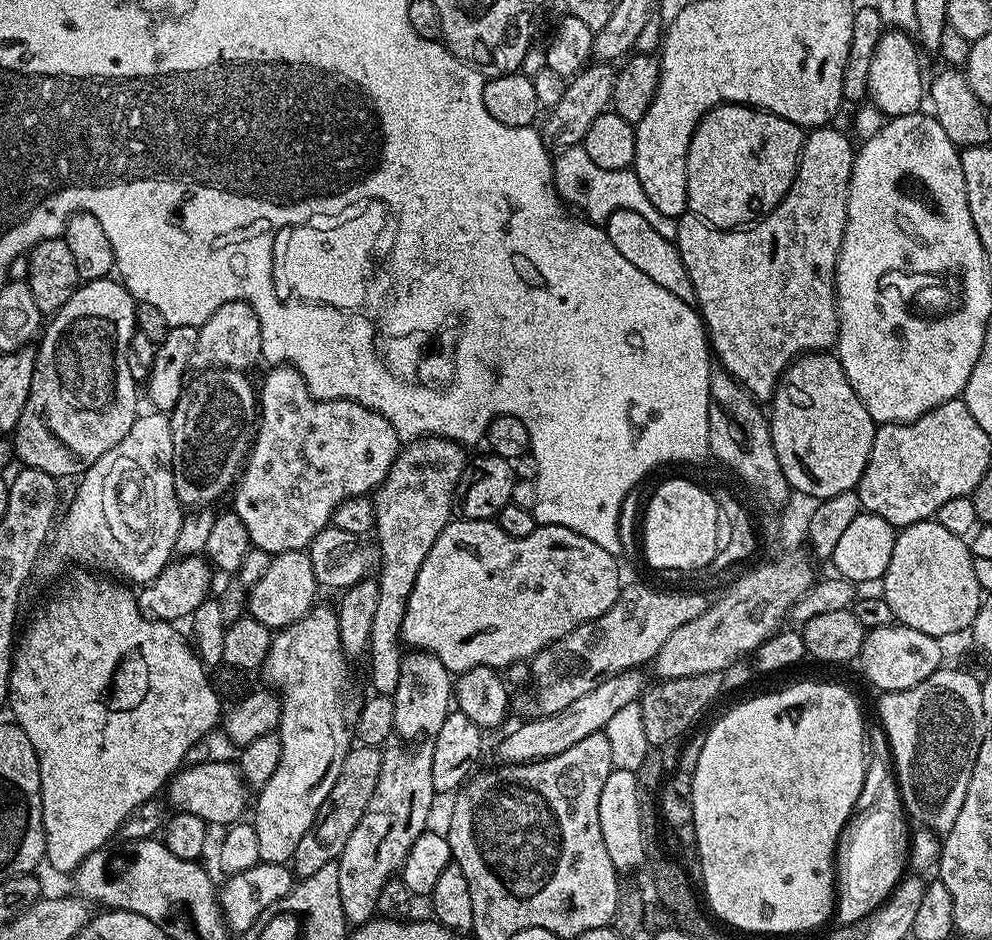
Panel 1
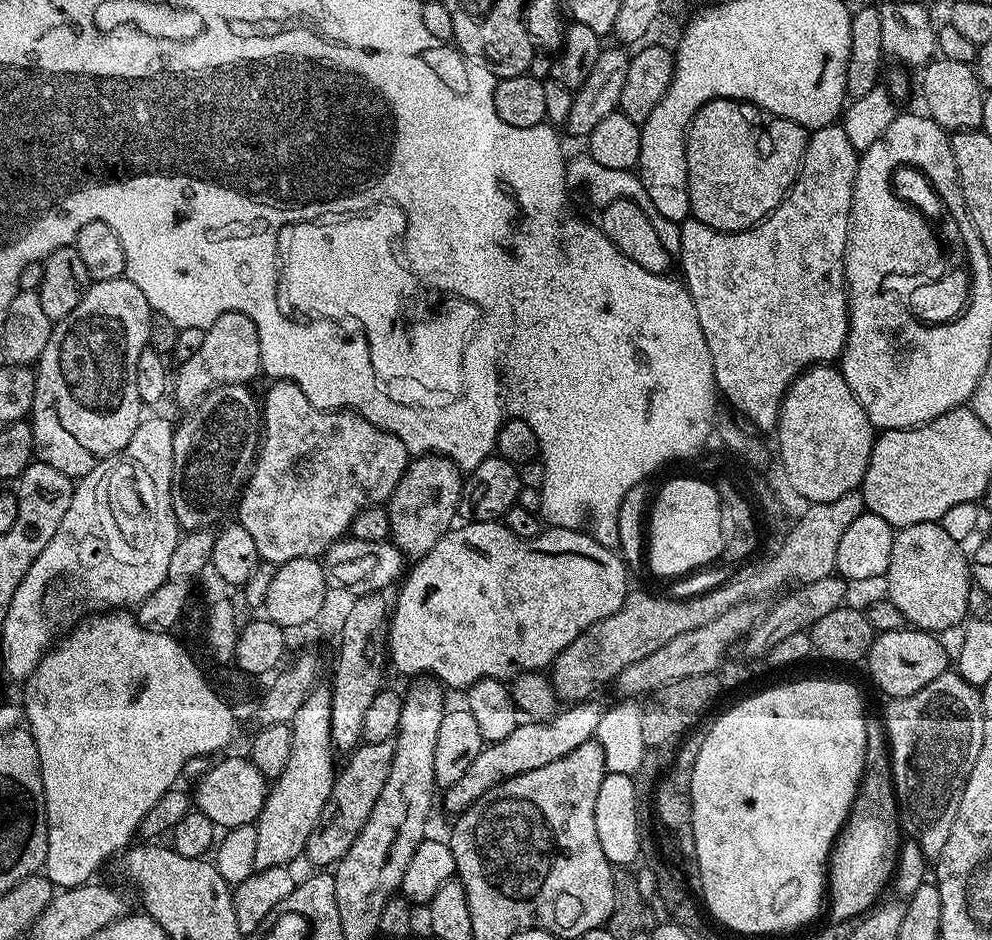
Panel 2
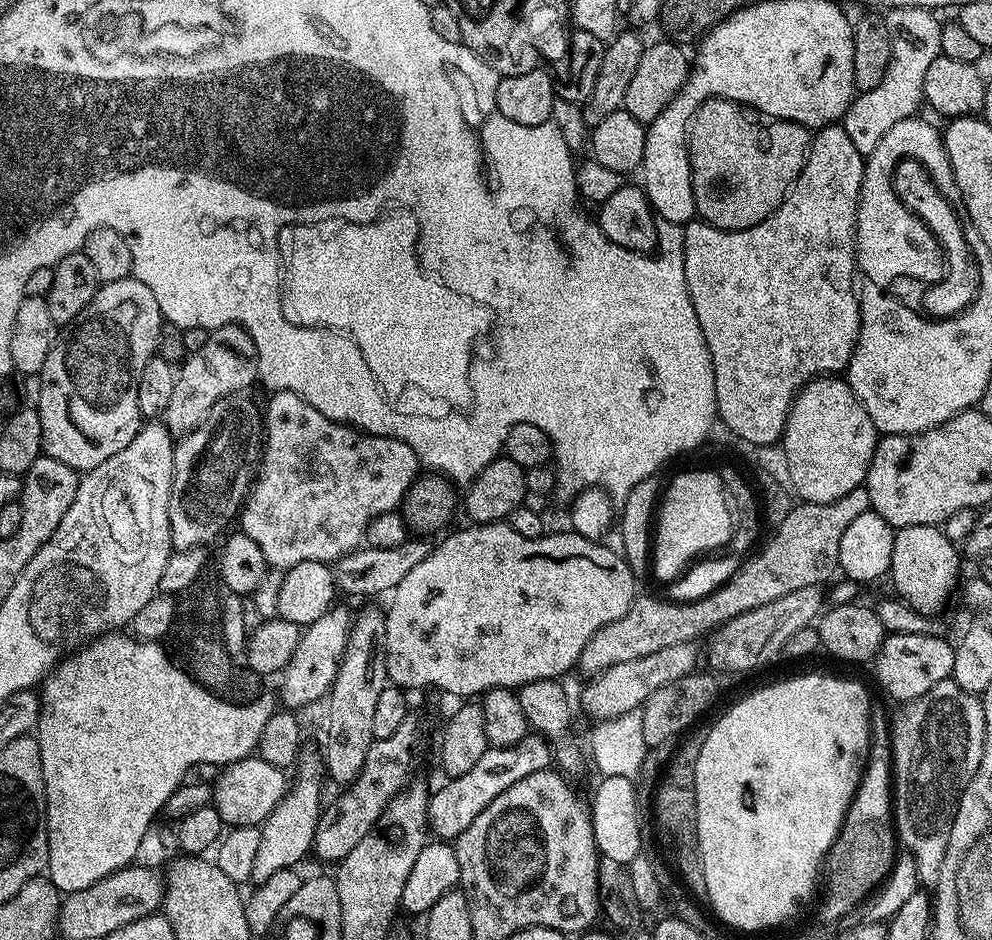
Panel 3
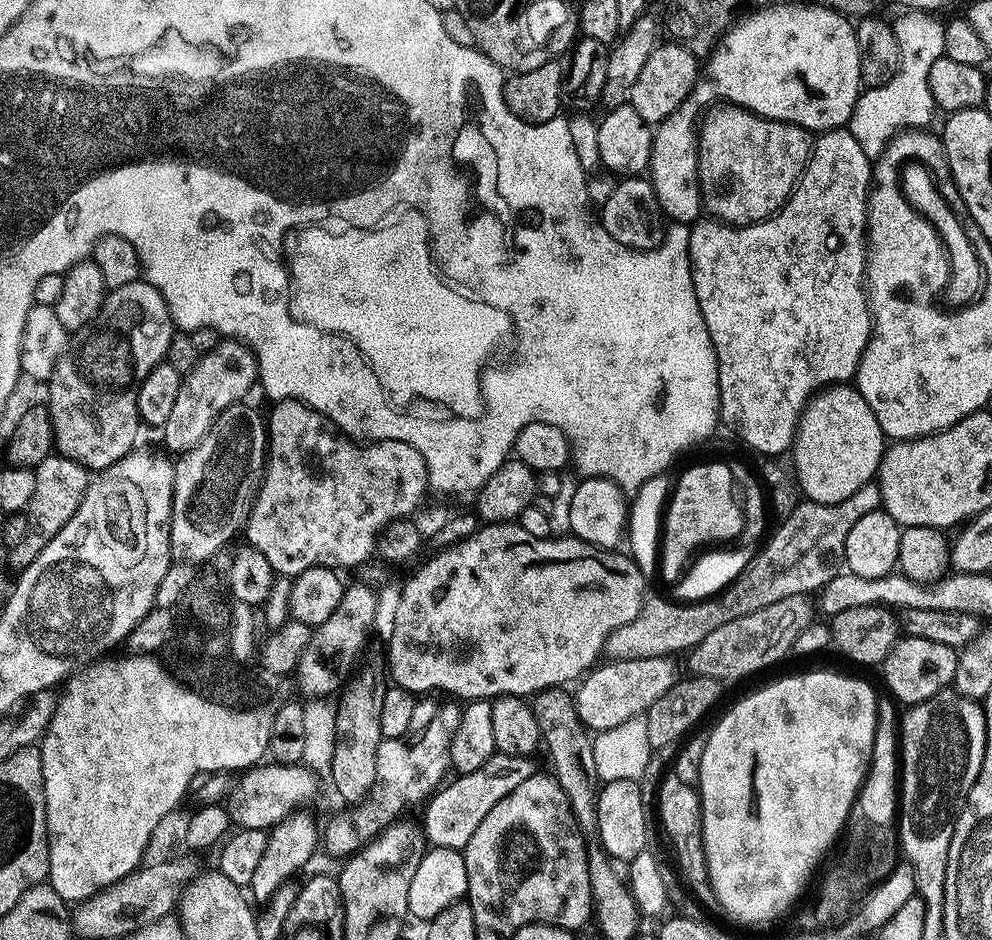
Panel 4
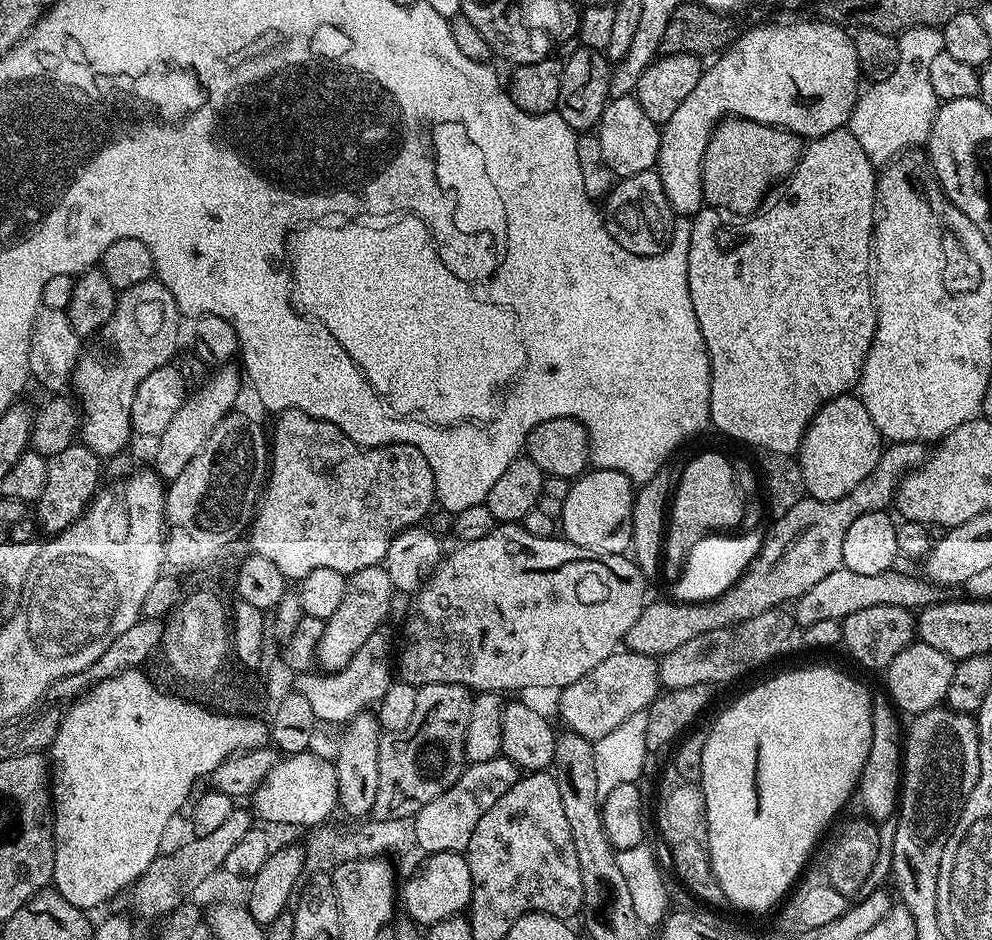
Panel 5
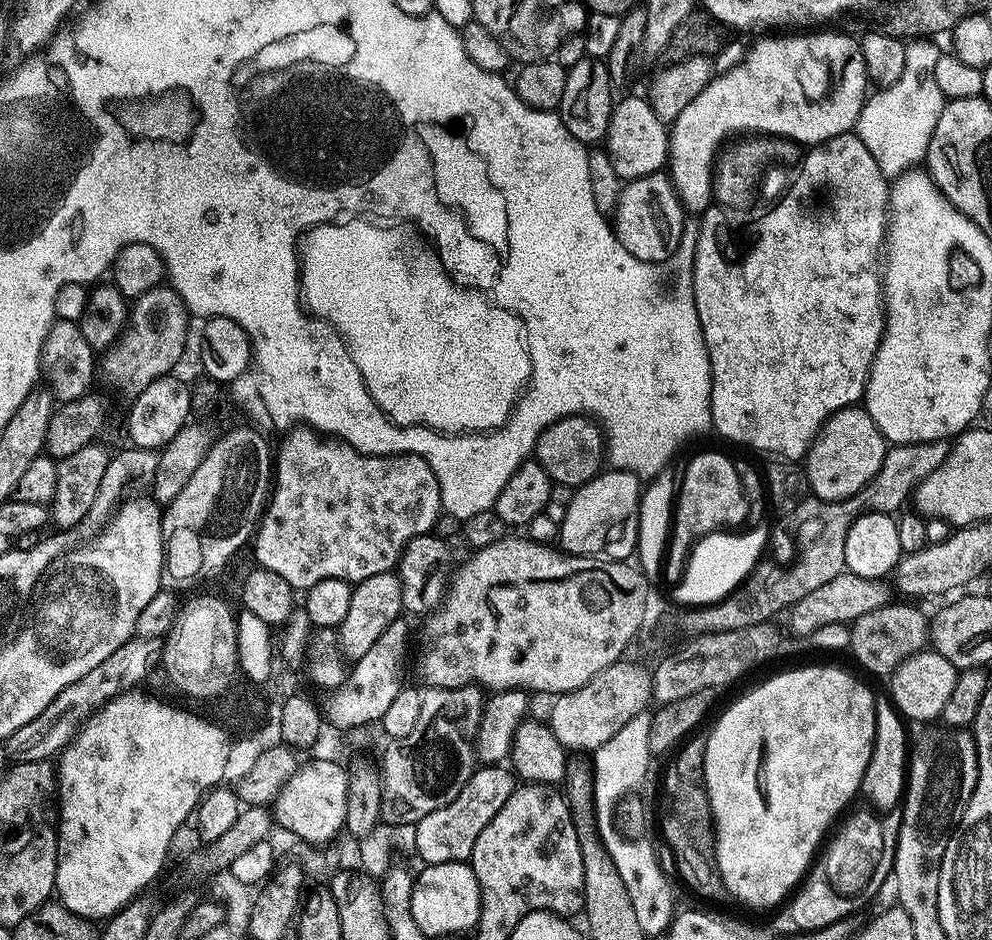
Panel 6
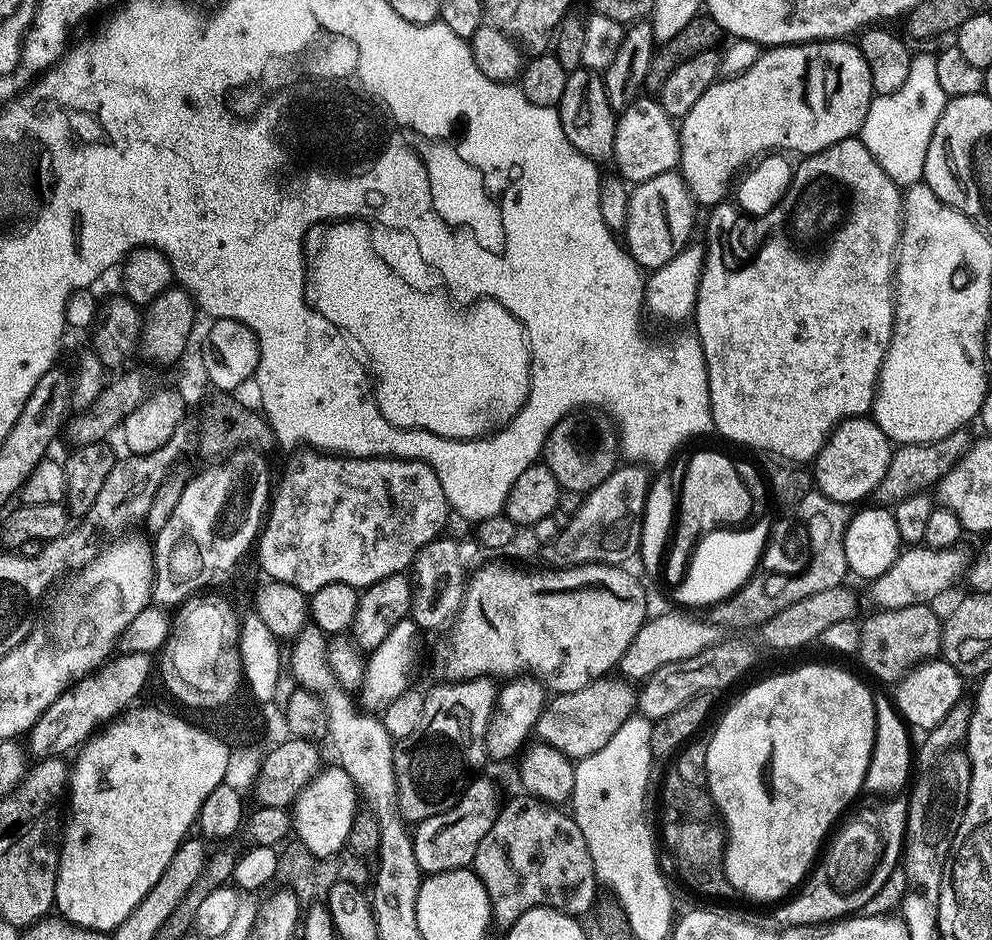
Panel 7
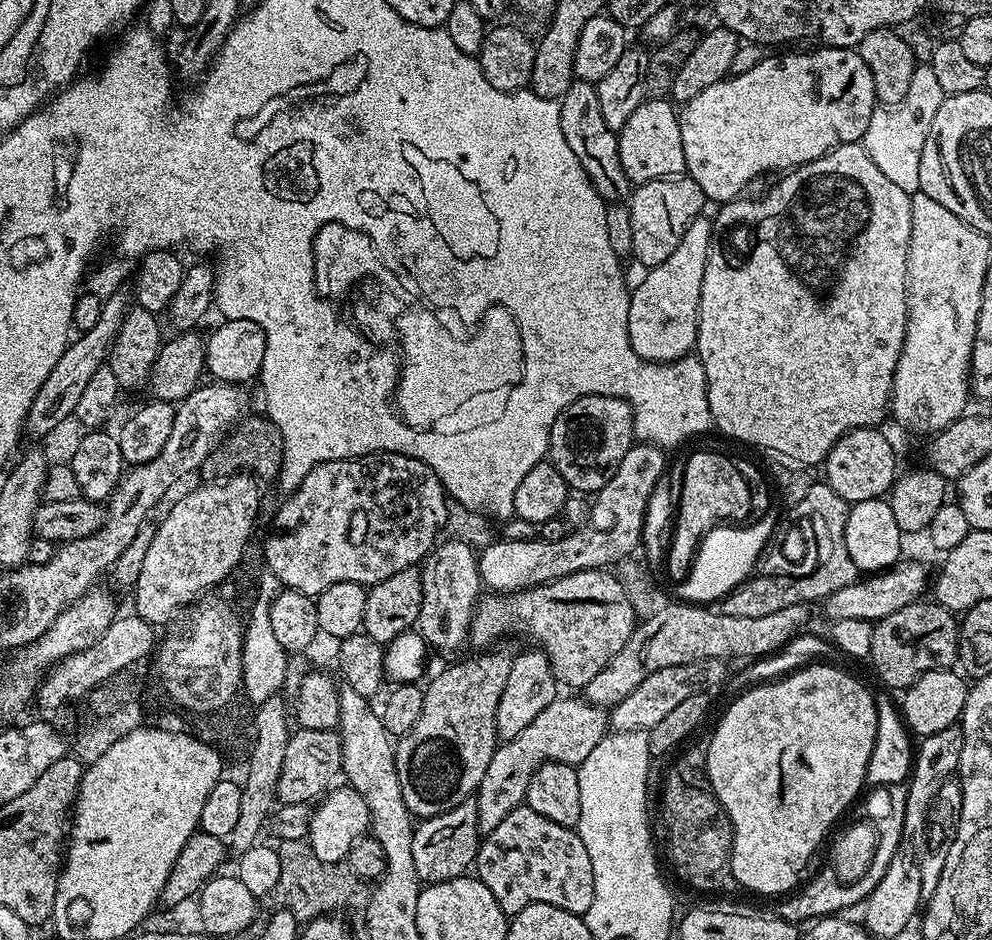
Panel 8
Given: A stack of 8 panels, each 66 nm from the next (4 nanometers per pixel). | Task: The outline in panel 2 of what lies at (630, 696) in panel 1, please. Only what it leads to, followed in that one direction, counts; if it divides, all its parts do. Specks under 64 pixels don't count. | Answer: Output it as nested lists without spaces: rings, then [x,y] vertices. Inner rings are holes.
[[[576,702],[565,710],[557,711],[550,720],[539,722],[517,723],[514,734],[504,738],[497,744],[488,744],[474,758],[474,766],[454,782],[454,786],[443,789],[444,808],[453,814],[465,812],[478,798],[482,798],[495,785],[503,780],[514,778],[518,774],[526,774],[530,770],[542,770],[542,766],[550,766],[550,762],[558,762],[566,754],[578,750],[588,740],[593,739],[598,730],[598,722],[602,708],[592,704],[596,702]]]

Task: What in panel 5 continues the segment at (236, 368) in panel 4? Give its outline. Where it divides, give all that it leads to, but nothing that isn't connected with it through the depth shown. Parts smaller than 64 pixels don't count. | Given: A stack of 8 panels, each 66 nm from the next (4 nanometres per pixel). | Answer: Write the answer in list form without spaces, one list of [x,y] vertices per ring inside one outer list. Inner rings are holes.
[[[224,366],[217,369],[209,377],[204,387],[201,387],[196,393],[196,398],[189,397],[178,414],[174,416],[173,421],[167,426],[167,429],[160,437],[157,437],[156,444],[158,448],[154,456],[156,465],[154,470],[163,481],[171,482],[181,476],[182,470],[189,465],[189,462],[204,448],[210,434],[219,426],[229,412],[239,394],[240,394],[240,376],[241,373],[232,369],[232,366]]]

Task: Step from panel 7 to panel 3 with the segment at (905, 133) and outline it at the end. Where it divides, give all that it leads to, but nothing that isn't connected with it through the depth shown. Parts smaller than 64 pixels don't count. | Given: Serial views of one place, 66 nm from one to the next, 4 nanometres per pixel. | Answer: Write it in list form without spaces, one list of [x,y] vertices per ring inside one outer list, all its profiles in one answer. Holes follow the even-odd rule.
[[[890,8],[883,13],[884,25],[890,34],[892,61],[878,86],[874,90],[859,93],[844,111],[842,127],[850,142],[854,142],[858,154],[867,158],[882,142],[882,134],[897,122],[911,120],[924,104],[922,82],[926,82],[926,70],[930,62],[940,54],[941,21],[935,20],[933,13],[926,8]]]

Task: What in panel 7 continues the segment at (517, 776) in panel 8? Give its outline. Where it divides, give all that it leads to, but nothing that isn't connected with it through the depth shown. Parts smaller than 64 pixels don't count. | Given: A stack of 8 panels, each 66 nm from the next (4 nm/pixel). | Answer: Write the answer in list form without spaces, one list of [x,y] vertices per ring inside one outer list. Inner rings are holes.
[[[601,678],[587,684],[582,690],[553,695],[545,703],[544,712],[540,715],[539,739],[554,746],[563,756],[573,761],[583,760],[584,757],[602,750],[602,746],[610,742],[614,730],[618,730],[618,726],[622,726],[633,713],[637,698],[631,683],[618,678],[612,679]]]

